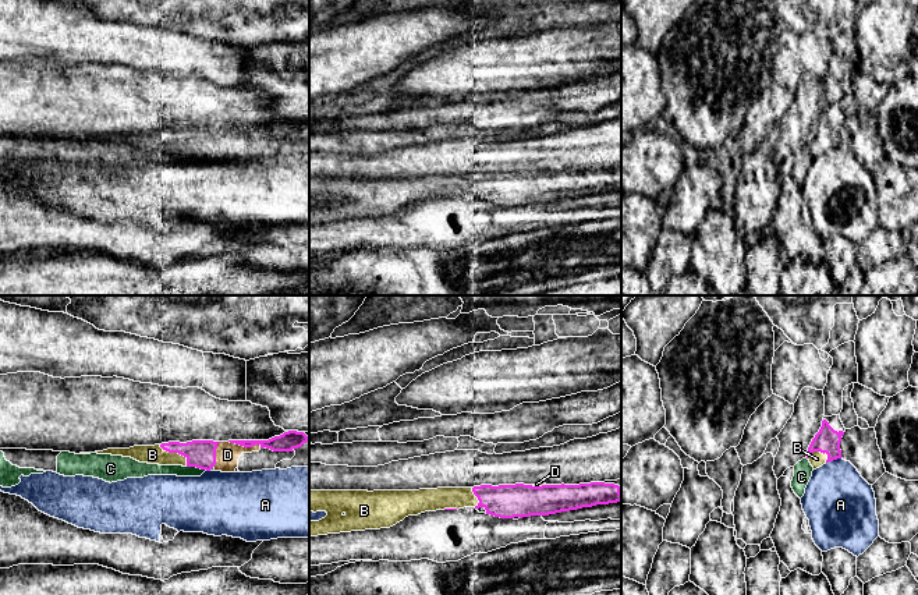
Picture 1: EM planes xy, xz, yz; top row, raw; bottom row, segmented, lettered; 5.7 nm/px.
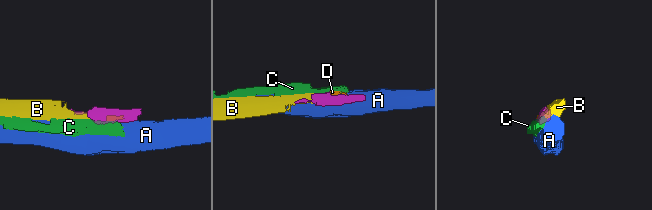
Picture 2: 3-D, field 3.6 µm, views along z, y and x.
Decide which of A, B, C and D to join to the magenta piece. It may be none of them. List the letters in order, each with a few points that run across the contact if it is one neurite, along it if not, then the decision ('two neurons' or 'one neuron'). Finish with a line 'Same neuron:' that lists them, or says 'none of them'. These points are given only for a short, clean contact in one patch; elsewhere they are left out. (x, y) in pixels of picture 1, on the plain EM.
A: two neurons
B: one neuron
C: line xy (187, 153), (206, 158); two neurons
D: one neuron
Same neuron: B, D

